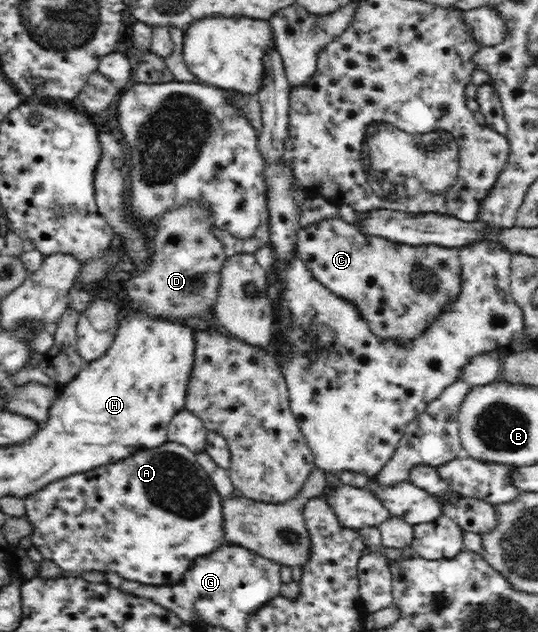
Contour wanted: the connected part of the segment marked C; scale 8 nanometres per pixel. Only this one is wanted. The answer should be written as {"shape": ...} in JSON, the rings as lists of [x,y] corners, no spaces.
{"shape":[[[341,217],[322,218],[300,228],[296,234],[296,245],[304,262],[314,272],[319,282],[334,294],[343,296],[358,304],[371,323],[371,329],[379,335],[391,335],[399,339],[410,339],[424,327],[424,324],[459,292],[461,276],[460,253],[455,247],[439,244],[404,244],[364,232],[361,226],[353,225]]]}

